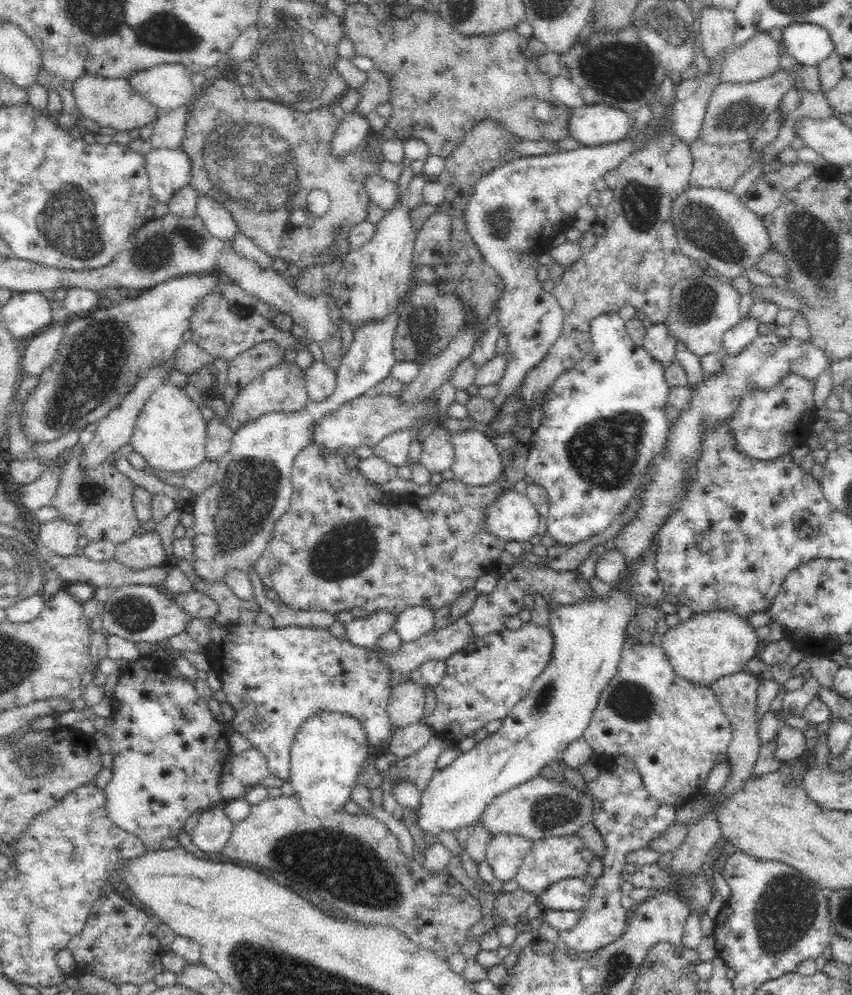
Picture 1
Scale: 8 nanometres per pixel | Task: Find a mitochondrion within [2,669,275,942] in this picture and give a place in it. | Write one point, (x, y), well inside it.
(40, 764)

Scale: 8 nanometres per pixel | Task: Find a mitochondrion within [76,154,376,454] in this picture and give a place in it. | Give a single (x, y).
(154, 248)

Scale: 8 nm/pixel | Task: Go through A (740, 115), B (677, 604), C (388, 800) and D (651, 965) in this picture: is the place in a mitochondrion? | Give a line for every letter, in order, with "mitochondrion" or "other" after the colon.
A: mitochondrion
B: other
C: other
D: mitochondrion

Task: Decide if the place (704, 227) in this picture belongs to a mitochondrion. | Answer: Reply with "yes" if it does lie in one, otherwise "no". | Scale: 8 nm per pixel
yes

